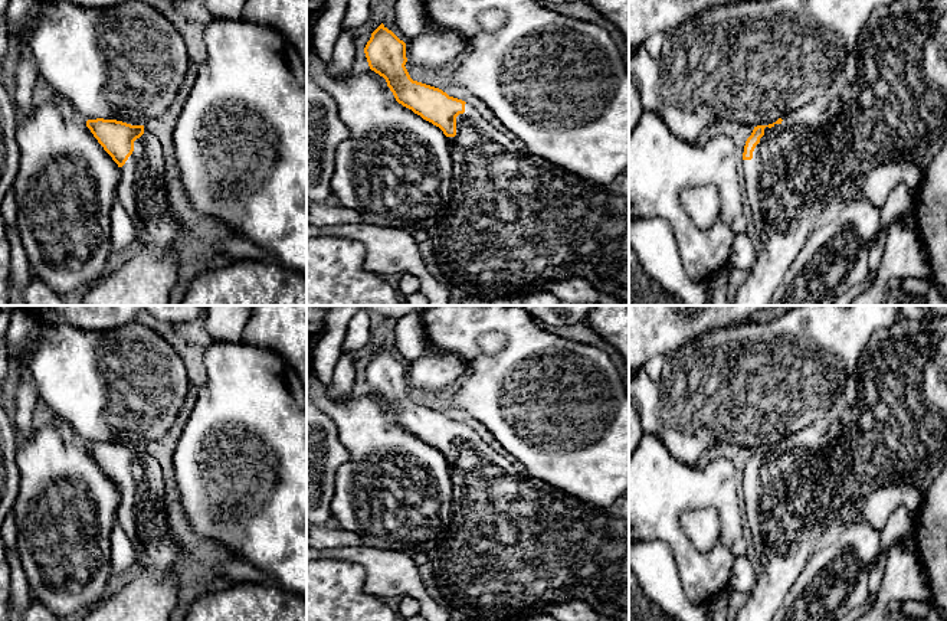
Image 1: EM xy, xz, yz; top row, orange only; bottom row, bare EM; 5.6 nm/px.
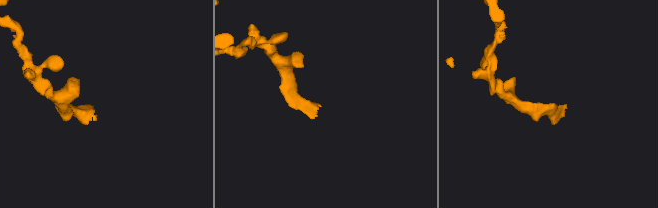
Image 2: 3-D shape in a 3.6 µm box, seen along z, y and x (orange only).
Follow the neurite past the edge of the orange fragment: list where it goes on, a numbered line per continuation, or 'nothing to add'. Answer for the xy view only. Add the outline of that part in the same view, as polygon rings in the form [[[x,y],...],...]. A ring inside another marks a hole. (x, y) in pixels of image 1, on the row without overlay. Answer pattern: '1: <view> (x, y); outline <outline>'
1: xy (151, 595); outline [[[147,450],[134,464],[132,477],[119,490],[117,522],[127,533],[141,571],[122,589],[88,611],[83,621],[170,621],[178,598],[180,579],[174,566],[180,546],[167,527],[163,468]]]

